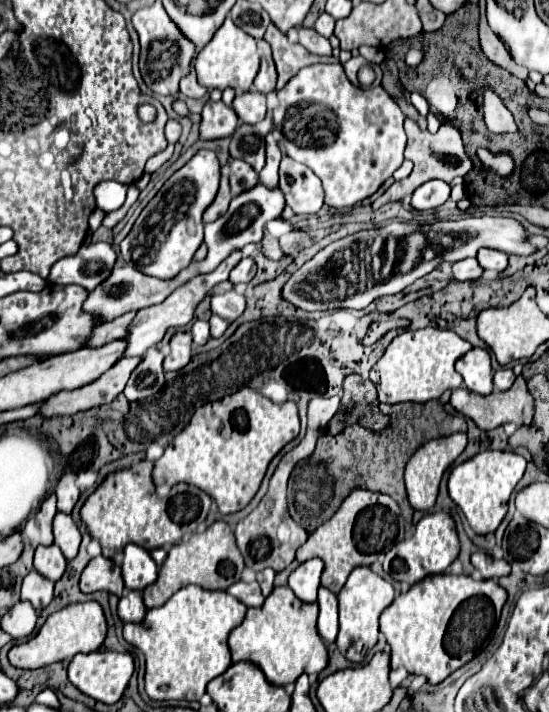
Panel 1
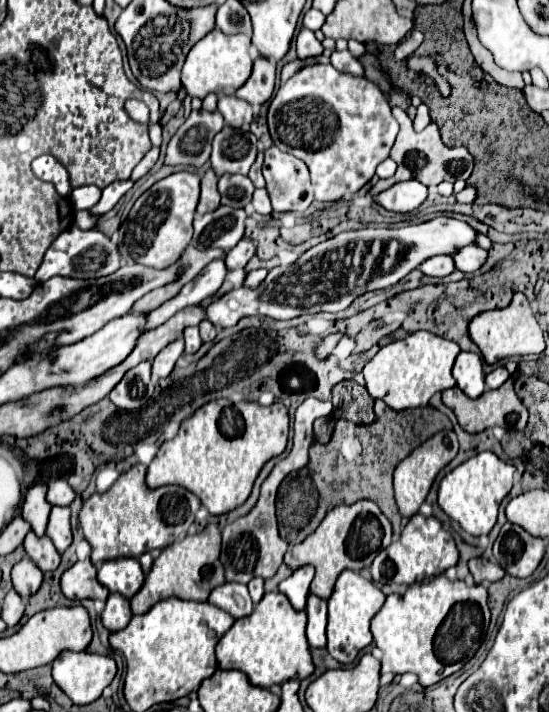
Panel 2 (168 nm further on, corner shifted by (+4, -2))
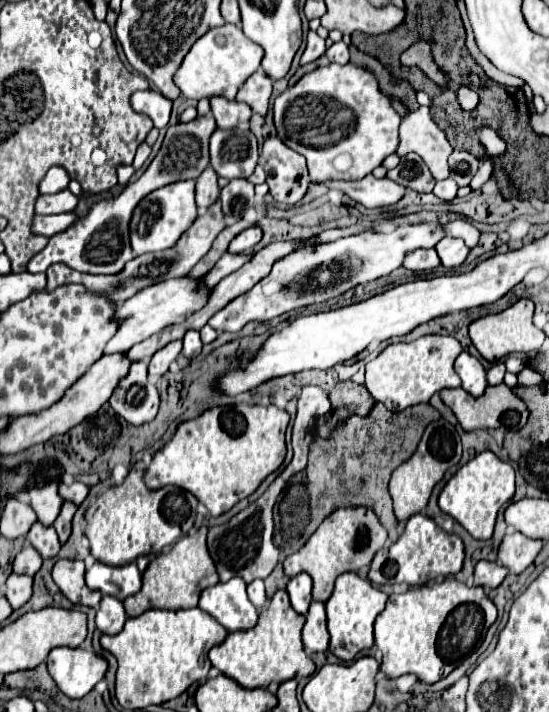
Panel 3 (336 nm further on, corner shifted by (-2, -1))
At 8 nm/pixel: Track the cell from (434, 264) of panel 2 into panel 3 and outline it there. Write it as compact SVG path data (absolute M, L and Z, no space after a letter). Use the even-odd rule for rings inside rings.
M420 248L420 250L412 250L412 254L404 256L402 266L414 272L428 272L434 270L440 264L438 254L434 248Z

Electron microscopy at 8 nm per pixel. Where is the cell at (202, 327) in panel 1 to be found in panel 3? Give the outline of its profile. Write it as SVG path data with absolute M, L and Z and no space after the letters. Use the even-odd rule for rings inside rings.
M188 330L186 336L184 336L184 348L182 348L182 354L186 358L196 358L202 350L202 340L200 340L200 334L196 330Z

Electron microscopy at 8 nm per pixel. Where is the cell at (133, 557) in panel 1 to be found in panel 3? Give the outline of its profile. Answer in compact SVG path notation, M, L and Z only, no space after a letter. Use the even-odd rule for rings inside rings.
M94 562L86 568L84 580L88 588L100 590L102 594L114 596L118 600L136 594L142 584L142 576L134 562L128 566L108 566L102 562Z

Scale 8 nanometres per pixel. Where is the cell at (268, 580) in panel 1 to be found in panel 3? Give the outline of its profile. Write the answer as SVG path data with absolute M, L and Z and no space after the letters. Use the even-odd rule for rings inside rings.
M252 580L248 584L248 598L250 602L260 610L266 604L266 592L264 592L264 582L262 580Z

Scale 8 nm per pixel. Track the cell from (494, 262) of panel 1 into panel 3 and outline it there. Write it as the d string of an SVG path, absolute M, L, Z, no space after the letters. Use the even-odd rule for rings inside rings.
M446 236L436 244L436 252L438 252L438 258L440 258L442 266L454 268L454 266L460 266L466 260L470 248L462 240Z

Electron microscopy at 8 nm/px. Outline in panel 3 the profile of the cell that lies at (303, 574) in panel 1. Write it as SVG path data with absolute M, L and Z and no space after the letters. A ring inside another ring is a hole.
M298 574L288 582L286 592L290 594L290 602L292 608L298 614L306 614L308 612L308 604L312 600L312 578L308 574Z

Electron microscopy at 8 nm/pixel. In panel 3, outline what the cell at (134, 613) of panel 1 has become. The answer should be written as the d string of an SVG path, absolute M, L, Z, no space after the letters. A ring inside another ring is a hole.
M102 596L100 608L96 612L96 628L102 634L116 634L122 630L126 622L126 612L122 602L118 602L112 596Z

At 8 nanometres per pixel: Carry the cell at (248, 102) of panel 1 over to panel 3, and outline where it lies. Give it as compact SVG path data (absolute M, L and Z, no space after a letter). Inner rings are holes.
M220 96L210 98L210 110L214 114L216 126L226 128L226 130L236 128L240 122L248 122L252 116L252 110L244 102L226 100Z

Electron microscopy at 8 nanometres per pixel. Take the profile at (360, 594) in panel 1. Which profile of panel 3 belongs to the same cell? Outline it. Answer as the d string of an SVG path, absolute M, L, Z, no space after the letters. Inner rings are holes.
M348 572L336 578L336 586L332 596L326 600L326 616L328 616L328 632L330 632L330 652L350 662L356 658L360 650L366 650L374 644L372 626L376 616L384 610L388 596L380 592L370 580L362 580L358 574Z

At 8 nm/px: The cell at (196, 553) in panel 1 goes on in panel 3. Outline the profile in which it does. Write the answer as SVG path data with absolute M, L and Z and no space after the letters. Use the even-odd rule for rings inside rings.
M202 526L192 536L182 536L168 552L162 552L150 560L148 568L142 574L140 592L124 600L124 610L132 618L140 616L150 608L160 608L160 610L194 608L198 604L200 592L214 584L218 584L218 574L206 548L206 526Z

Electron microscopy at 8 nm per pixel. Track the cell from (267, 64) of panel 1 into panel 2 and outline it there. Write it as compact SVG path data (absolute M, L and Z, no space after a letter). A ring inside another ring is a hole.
M256 57L250 79L244 83L242 89L236 91L236 95L240 99L246 99L250 105L262 105L264 101L268 101L272 97L274 75L276 75L274 63L262 59L262 57Z

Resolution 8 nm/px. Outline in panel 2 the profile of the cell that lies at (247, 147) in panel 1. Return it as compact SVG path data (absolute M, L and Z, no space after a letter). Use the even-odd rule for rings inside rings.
M224 127L212 143L212 169L216 175L222 173L242 173L248 175L252 163L256 161L258 139L250 131Z

